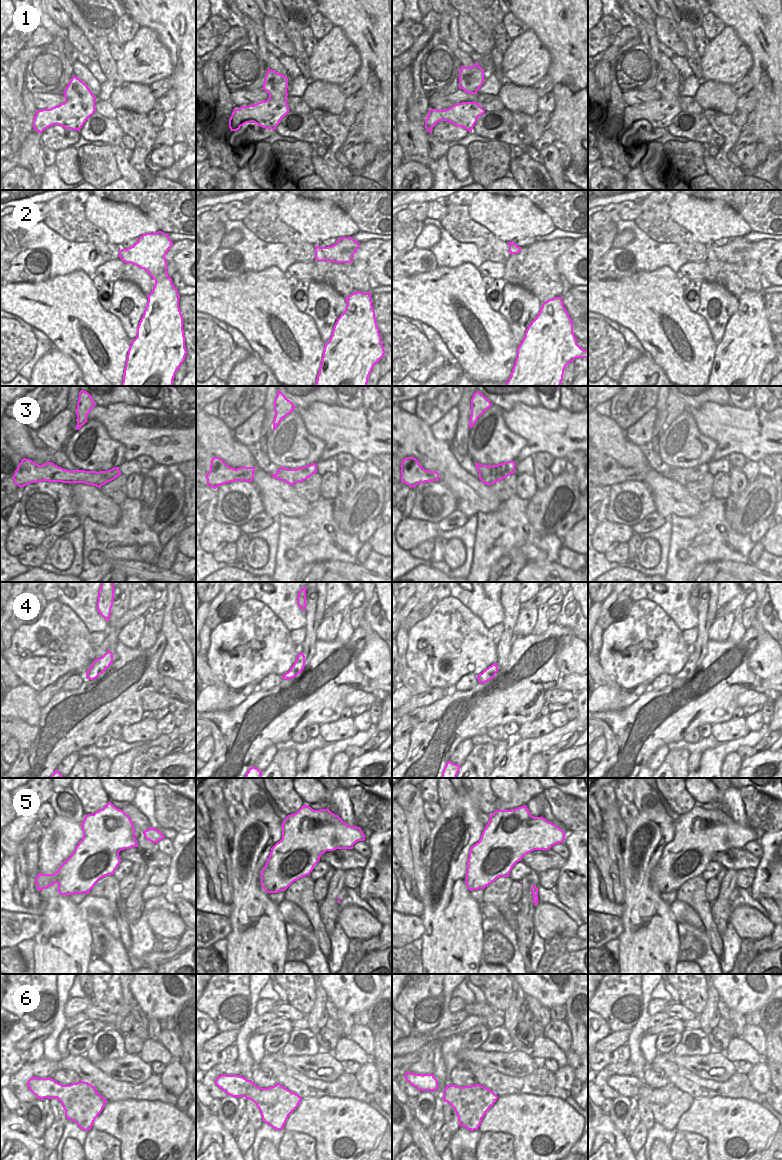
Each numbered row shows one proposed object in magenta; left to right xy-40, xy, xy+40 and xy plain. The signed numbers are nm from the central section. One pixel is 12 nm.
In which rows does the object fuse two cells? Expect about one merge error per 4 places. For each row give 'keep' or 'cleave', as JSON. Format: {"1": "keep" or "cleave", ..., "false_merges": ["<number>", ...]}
{"1": "keep", "2": "keep", "3": "cleave", "4": "keep", "5": "keep", "6": "cleave", "false_merges": ["3", "6"]}

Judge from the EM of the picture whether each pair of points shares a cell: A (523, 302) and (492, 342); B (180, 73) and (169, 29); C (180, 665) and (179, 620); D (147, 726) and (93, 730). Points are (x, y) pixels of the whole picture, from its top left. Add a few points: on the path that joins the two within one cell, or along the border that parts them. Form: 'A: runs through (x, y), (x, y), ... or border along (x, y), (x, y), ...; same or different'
A: border along (498, 311), (506, 320), (515, 344); different
B: runs through (184, 62), (184, 44), (180, 40); same
C: border along (173, 609), (171, 613), (172, 622), (185, 643); different
D: border along (142, 720), (136, 723), (125, 723), (122, 726); different

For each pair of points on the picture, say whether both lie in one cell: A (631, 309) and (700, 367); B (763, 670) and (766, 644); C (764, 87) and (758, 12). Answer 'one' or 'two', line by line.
A: one
B: one
C: one

